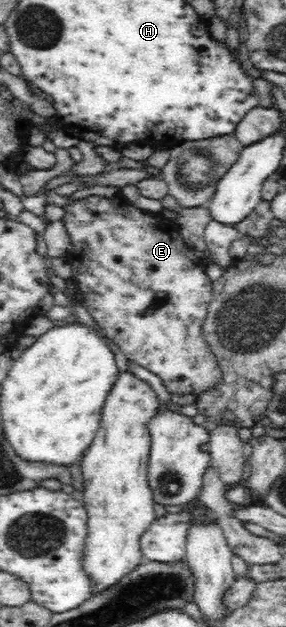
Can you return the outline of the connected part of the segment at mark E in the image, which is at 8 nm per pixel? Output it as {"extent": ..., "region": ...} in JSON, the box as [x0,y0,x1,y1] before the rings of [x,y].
{"extent":[62,193,221,397],"region":[[[117,193],[111,198],[92,195],[79,200],[73,200],[71,204],[67,204],[64,209],[65,212],[62,218],[63,225],[65,225],[67,233],[69,233],[71,243],[73,243],[73,250],[70,252],[72,255],[71,260],[73,265],[77,266],[76,269],[79,270],[79,274],[77,274],[79,295],[88,313],[94,318],[102,332],[117,344],[128,361],[145,368],[147,372],[159,376],[161,381],[163,381],[163,385],[167,388],[167,391],[177,397],[178,393],[199,394],[215,387],[215,384],[217,384],[221,378],[220,367],[216,361],[216,357],[212,355],[207,341],[202,337],[202,324],[207,316],[210,302],[213,300],[212,294],[214,292],[212,281],[206,276],[206,266],[202,263],[200,258],[194,254],[194,250],[186,245],[182,234],[177,232],[175,228],[161,228],[161,226],[153,226],[153,224],[139,224],[139,222],[135,220],[135,216],[143,216],[143,210],[135,208],[121,193]]]}

